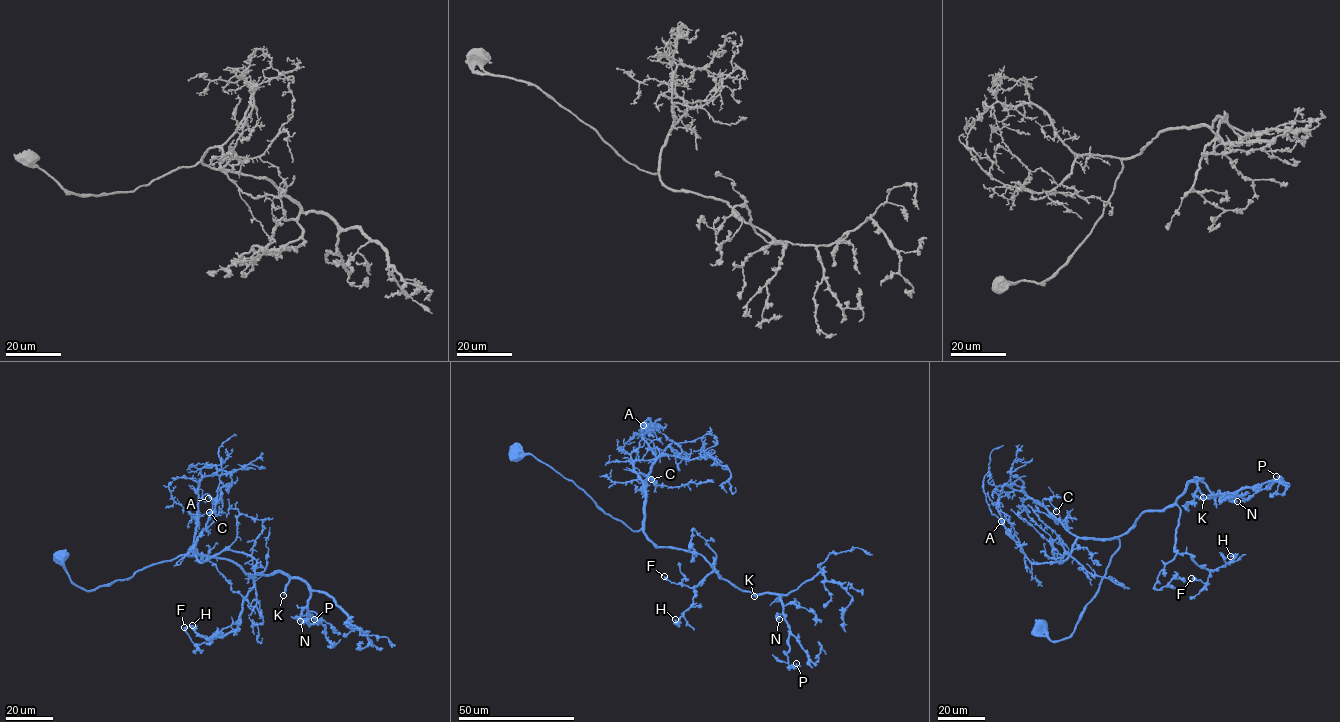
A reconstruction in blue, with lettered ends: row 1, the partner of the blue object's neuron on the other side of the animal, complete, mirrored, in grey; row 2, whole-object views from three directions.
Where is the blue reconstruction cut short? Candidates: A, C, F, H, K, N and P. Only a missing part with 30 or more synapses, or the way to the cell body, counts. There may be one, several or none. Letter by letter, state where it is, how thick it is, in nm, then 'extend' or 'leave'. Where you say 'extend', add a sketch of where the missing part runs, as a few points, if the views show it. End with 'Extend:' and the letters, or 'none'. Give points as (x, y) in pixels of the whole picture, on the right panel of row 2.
A: place (1001, 521); calibre 280 nm; leave
C: place (1056, 511); calibre 160 nm; leave
F: place (1191, 578); calibre 500 nm; leave
H: place (1230, 556); calibre 400 nm; leave
K: place (1203, 497); calibre 360 nm; extend; course (1203, 497), (1210, 511), (1219, 515), (1255, 523), (1274, 510), (1279, 494), (1264, 487)
N: place (1237, 501); calibre 340 nm; leave
P: place (1276, 476); calibre 240 nm; leave
Extend: K

